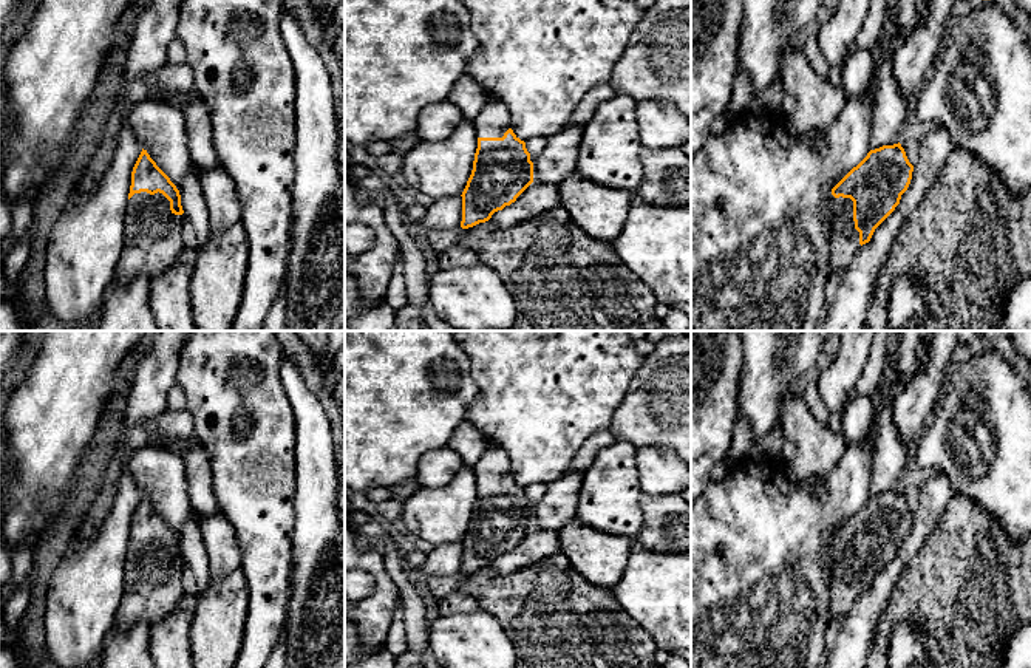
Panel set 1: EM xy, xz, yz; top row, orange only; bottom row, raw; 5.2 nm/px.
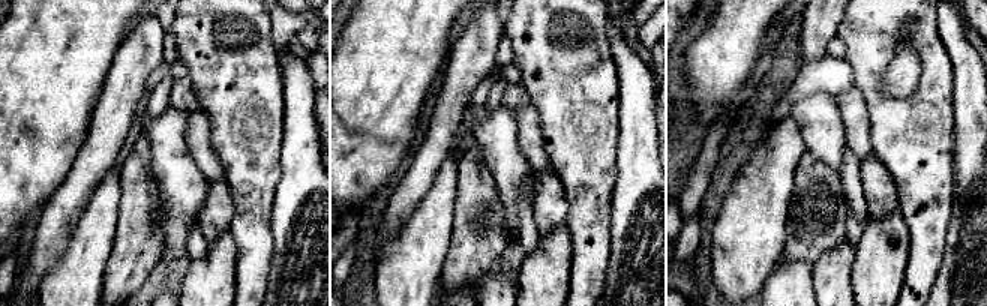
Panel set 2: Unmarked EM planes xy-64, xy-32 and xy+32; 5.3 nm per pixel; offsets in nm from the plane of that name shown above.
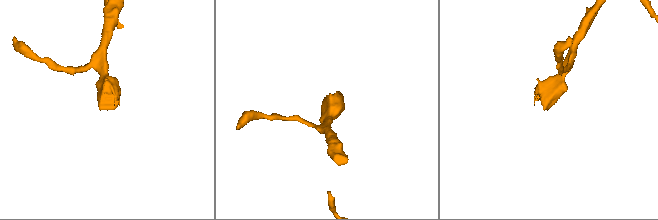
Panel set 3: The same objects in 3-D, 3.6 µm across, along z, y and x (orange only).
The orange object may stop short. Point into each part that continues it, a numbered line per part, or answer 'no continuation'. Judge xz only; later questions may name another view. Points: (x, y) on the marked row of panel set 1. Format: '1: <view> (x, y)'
1: xz (493, 119)

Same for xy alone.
1: xy (153, 241)

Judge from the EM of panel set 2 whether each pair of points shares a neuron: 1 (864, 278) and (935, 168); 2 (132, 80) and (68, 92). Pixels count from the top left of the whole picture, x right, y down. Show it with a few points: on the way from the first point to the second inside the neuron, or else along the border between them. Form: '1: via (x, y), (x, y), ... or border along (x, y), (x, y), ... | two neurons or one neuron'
1: border along (899, 209), (908, 228), (909, 252) | two neurons
2: border along (116, 53), (90, 119) | two neurons

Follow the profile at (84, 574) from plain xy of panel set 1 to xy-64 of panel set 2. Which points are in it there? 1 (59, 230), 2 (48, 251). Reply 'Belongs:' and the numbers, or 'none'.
Belongs: none

